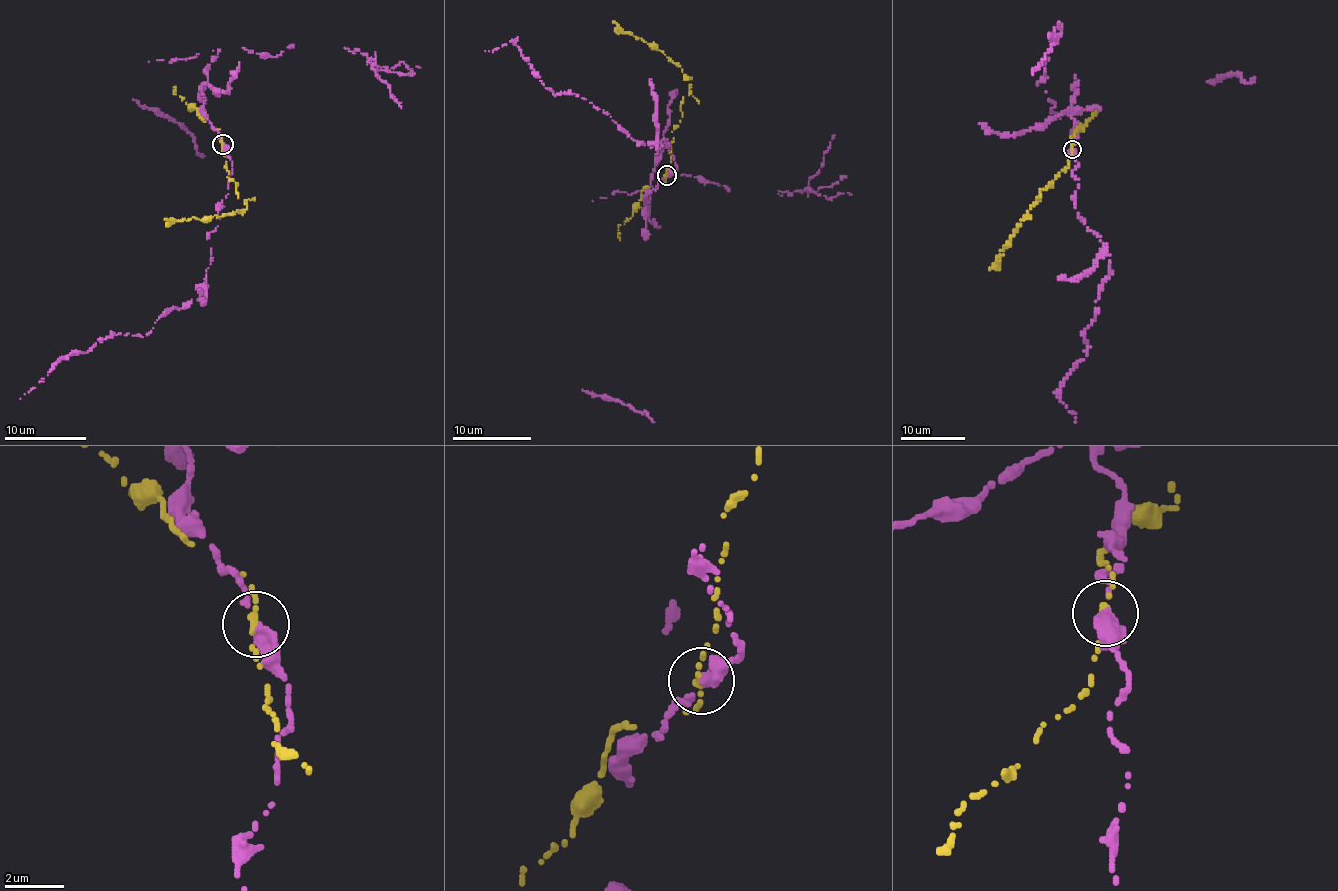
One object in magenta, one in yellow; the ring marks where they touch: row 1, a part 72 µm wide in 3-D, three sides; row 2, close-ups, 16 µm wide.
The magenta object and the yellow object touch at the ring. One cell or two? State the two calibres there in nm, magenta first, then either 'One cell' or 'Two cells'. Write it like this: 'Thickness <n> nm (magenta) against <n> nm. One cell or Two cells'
Thickness 440 nm (magenta) against 200 nm. Two cells

